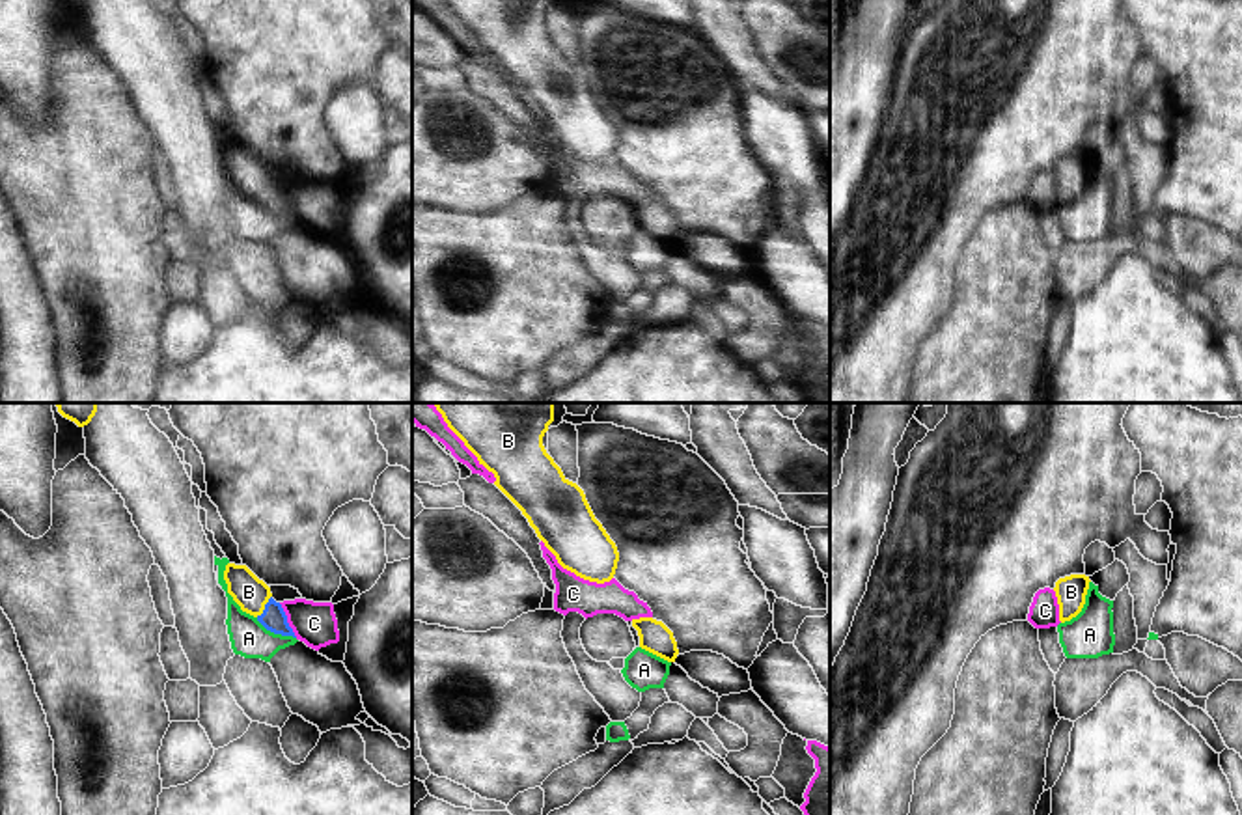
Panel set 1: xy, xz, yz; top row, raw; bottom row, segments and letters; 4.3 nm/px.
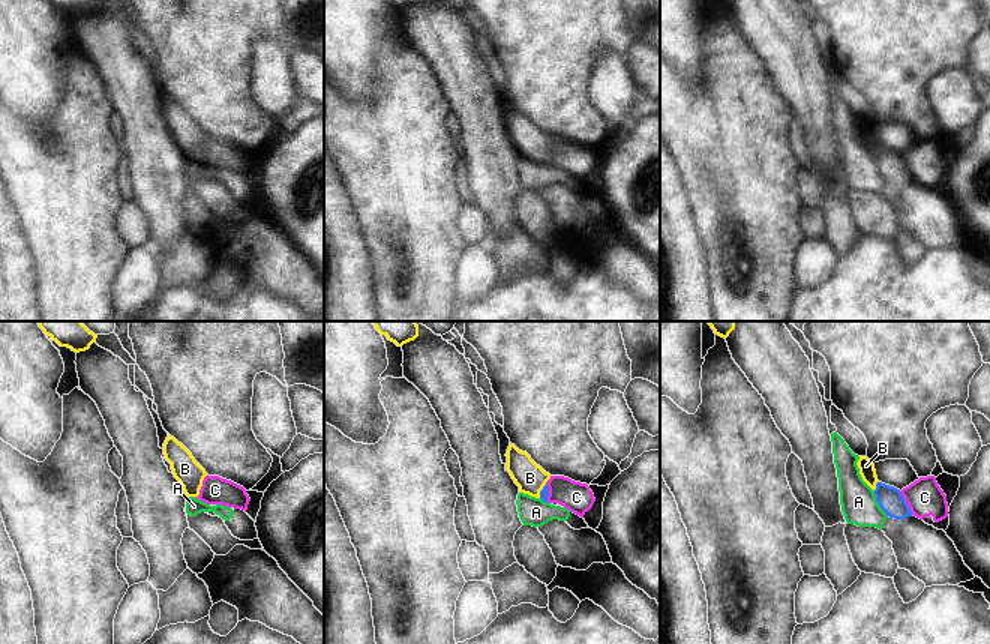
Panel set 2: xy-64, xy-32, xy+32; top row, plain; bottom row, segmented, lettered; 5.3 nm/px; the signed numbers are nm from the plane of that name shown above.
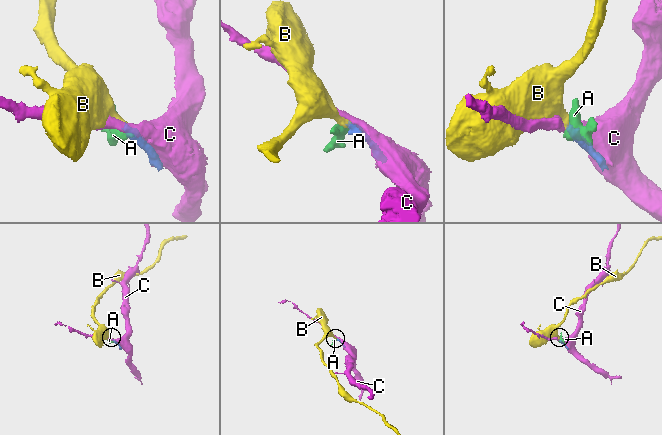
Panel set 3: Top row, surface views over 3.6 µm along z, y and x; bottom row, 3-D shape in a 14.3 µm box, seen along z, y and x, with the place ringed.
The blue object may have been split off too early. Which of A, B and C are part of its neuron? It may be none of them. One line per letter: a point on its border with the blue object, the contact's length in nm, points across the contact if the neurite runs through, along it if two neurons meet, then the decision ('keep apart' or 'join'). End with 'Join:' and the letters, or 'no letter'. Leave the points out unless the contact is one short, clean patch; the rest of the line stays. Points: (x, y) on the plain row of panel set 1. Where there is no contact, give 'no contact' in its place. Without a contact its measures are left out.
A: xy (276, 215) | 200 nm | along xy (256, 200), (267, 211), (295, 221) | keep apart
B: xy (265, 189) | 120 nm | across xy (273, 200), (265, 189), (248, 174) | join
C: xy (286, 202) | 170 nm | keep apart
Join: B

